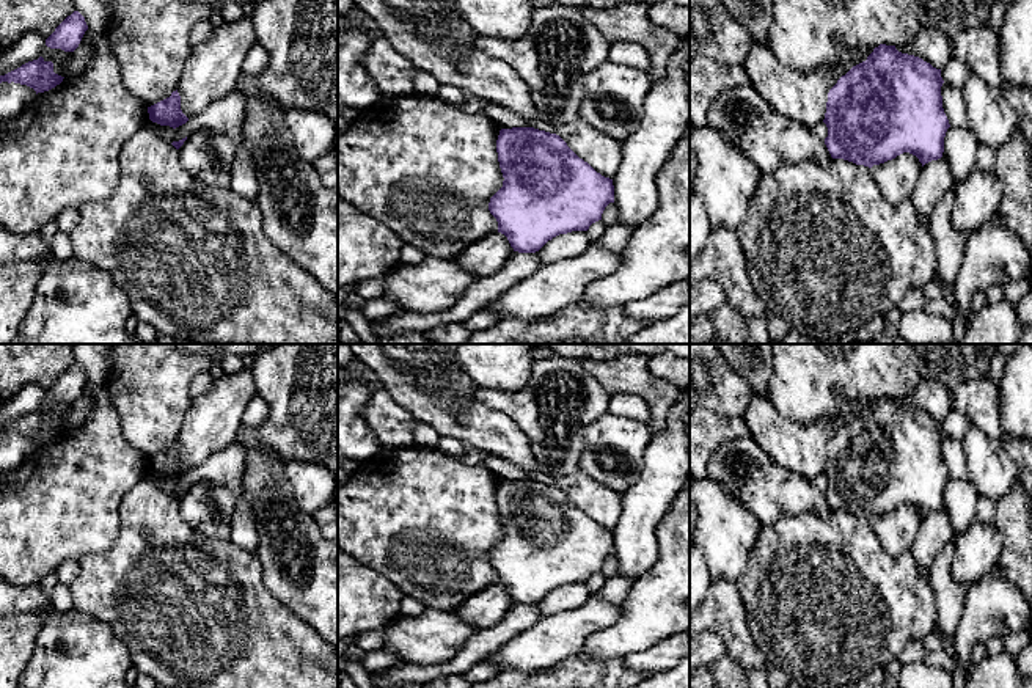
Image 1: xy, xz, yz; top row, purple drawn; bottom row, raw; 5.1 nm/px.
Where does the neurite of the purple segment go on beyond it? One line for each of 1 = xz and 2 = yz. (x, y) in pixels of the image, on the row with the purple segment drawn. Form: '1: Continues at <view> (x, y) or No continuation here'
1: No continuation here
2: No continuation here

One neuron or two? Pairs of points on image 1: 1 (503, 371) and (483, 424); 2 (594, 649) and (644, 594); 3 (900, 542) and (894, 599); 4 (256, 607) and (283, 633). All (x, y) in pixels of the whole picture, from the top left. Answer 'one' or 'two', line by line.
1: two
2: one
3: two
4: one

